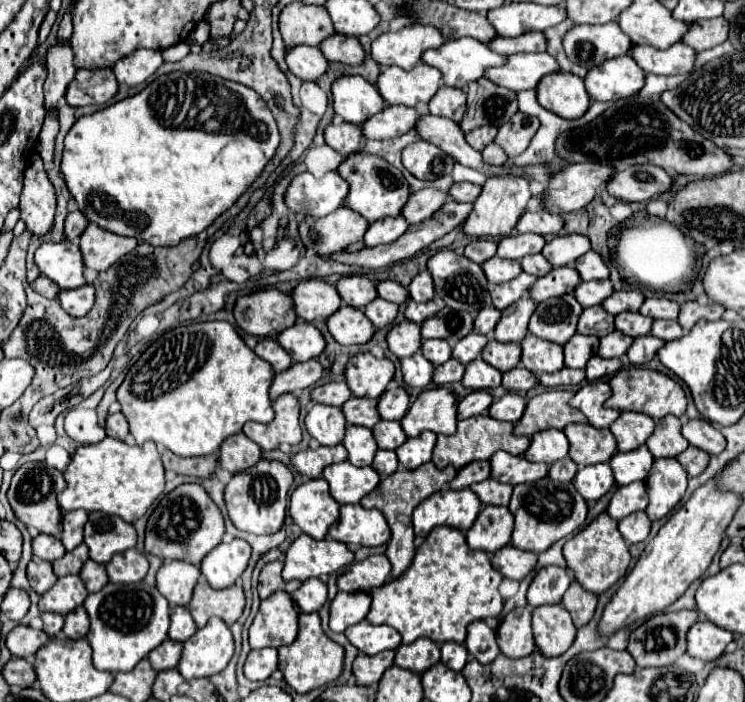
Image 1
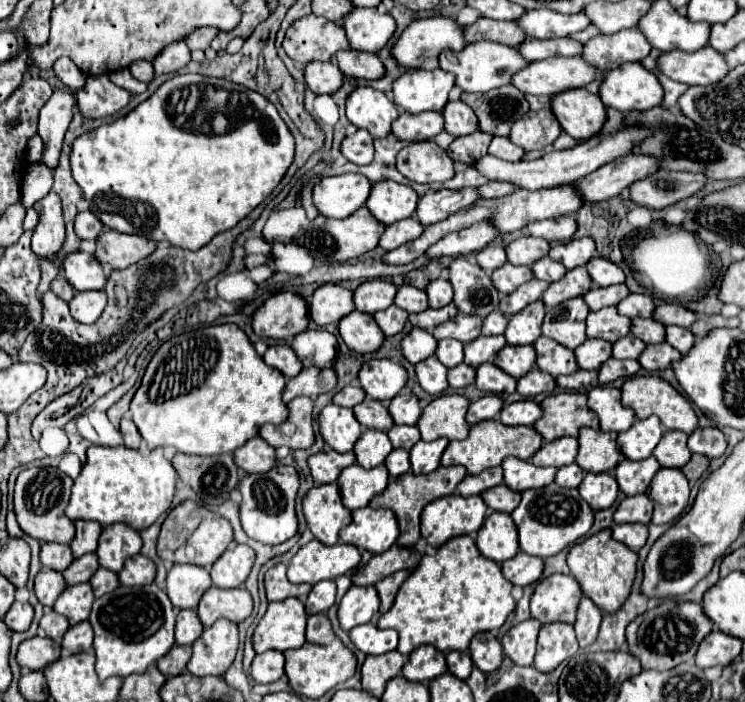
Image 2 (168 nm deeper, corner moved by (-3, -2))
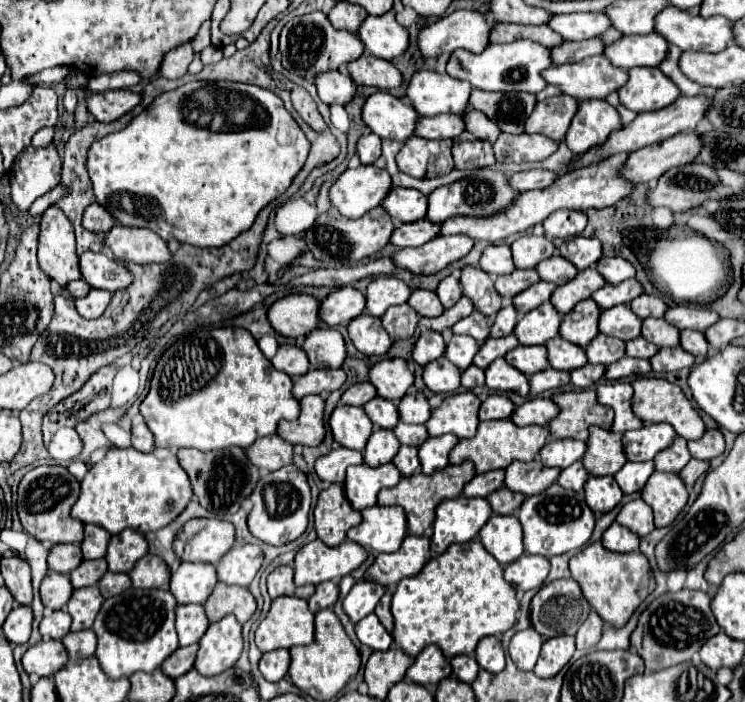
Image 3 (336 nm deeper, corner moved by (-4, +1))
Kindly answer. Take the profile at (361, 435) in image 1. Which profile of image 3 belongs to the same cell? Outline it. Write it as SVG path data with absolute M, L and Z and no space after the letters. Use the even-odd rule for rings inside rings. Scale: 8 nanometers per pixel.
M375 428L363 450L363 460L369 466L381 466L391 462L397 450L399 450L399 440L393 436L393 432Z

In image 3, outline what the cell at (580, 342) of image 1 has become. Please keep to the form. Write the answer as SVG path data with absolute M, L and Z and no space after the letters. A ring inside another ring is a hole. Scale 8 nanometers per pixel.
M595 336L589 346L585 348L587 352L587 360L589 364L613 364L619 358L625 356L625 342L619 338L611 338L611 336Z

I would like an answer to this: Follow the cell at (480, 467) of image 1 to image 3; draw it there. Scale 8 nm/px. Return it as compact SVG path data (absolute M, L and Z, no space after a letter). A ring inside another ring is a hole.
M491 470L491 472L485 472L485 474L473 476L469 480L469 484L465 484L463 494L467 498L471 498L471 496L485 498L491 492L495 492L497 488L501 488L503 486L503 480L505 480L505 470Z

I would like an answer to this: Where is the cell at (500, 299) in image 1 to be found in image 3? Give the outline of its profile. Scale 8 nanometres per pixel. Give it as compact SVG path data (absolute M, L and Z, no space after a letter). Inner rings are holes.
M539 280L537 284L533 284L533 286L525 288L523 292L519 292L519 294L513 298L513 306L515 306L519 318L521 318L523 314L527 314L529 310L537 308L539 304L543 304L545 300L549 300L555 288L557 288L555 284L545 282L545 280Z

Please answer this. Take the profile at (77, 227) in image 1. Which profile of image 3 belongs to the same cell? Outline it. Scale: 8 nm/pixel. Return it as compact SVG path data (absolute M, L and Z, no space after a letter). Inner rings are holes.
M91 204L83 214L83 228L89 232L95 232L95 234L109 232L109 228L113 228L113 224L115 224L115 220L99 204Z

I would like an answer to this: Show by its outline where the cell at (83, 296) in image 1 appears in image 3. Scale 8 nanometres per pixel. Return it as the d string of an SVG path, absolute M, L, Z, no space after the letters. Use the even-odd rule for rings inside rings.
M91 288L87 296L75 300L75 306L83 318L91 320L91 318L99 318L105 312L105 308L109 306L109 302L111 302L111 292Z

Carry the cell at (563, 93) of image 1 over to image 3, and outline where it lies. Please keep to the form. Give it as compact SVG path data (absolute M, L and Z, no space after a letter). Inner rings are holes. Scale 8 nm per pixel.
M585 100L579 102L565 142L573 154L583 154L593 146L603 144L607 136L619 126L619 114L611 104L605 100Z

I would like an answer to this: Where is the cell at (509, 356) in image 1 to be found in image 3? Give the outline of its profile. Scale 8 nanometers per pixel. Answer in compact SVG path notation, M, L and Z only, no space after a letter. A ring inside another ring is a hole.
M517 346L505 354L505 360L525 376L541 372L549 366L545 346Z

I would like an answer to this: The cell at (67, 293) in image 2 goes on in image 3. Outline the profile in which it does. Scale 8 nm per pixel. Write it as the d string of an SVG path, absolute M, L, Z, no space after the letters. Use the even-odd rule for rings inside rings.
M73 280L73 282L69 282L69 284L65 286L65 290L69 292L71 298L81 298L81 296L85 296L91 288L89 288L89 284L85 284L85 280Z

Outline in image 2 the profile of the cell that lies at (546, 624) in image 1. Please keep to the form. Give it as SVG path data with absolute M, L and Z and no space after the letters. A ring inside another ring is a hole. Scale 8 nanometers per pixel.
M566 623L544 625L538 635L534 667L540 673L554 671L562 661L570 659L576 651L578 651L578 641L572 625Z

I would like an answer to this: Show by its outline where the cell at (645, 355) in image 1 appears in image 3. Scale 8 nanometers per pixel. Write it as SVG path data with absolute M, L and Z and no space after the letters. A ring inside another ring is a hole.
M675 346L675 348L661 348L649 362L655 372L675 372L681 368L691 368L695 356L685 352L681 346Z

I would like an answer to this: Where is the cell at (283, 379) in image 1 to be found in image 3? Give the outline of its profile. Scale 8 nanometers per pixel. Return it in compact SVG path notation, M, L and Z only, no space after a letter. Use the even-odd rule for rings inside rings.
M321 368L321 370L309 370L303 376L299 376L293 384L293 396L301 400L309 394L323 394L333 392L341 388L345 382L345 372L341 368Z

